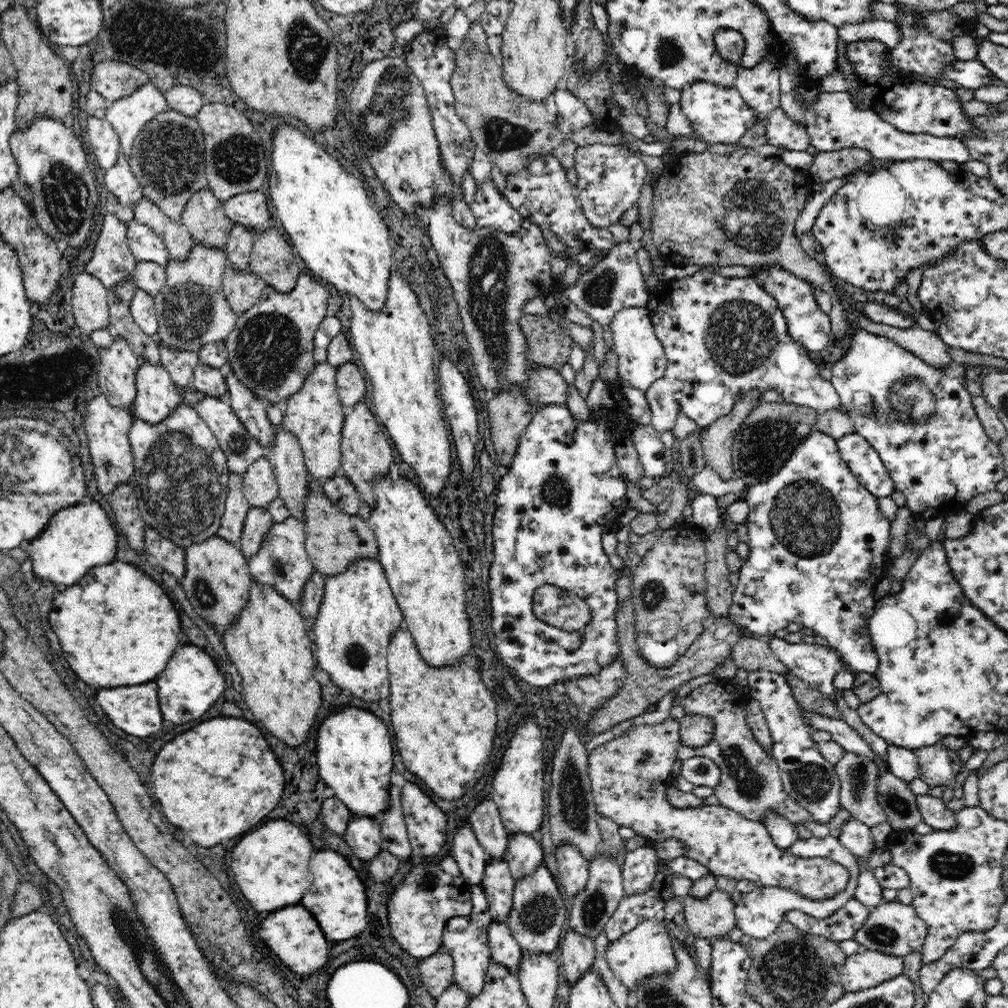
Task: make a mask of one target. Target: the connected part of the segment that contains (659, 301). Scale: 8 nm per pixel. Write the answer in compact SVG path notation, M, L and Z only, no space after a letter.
M698 271L681 279L662 280L656 287L652 288L649 293L649 301L647 302L647 310L650 314L650 321L655 335L658 340L663 344L665 355L667 356L667 366L665 375L659 378L655 383L652 383L645 390L645 397L649 402L652 414L651 414L651 425L660 433L672 431L675 427L675 420L678 418L677 412L681 410L688 418L691 418L700 427L709 427L714 424L718 418L730 414L734 402L748 390L776 390L781 402L794 403L795 405L808 406L813 408L819 413L826 412L826 410L843 410L846 409L842 406L840 401L840 395L836 392L831 381L825 380L820 376L818 366L810 359L809 351L804 348L799 342L796 342L787 331L787 322L782 315L782 311L778 308L778 301L770 296L765 288L762 288L753 278L748 277L722 277L714 272L710 271Z

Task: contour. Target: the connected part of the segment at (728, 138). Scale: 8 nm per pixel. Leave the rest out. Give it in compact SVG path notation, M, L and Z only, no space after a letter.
M694 81L689 85L680 91L682 100L679 104L698 140L708 144L734 144L756 123L757 113L746 104L736 88L717 86L710 81Z

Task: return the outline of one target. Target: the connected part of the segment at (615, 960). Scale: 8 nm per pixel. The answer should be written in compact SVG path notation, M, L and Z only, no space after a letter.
M663 914L654 919L644 920L634 930L618 937L618 940L609 941L605 950L605 957L614 972L630 991L647 979L662 973L675 971L677 960L674 956L673 946Z

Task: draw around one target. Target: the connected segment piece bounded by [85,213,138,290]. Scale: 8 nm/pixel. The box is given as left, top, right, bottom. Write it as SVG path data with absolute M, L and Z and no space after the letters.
M108 213L103 220L92 257L85 266L88 274L100 279L108 290L117 287L120 281L132 278L138 263L128 246L126 234L127 223Z

